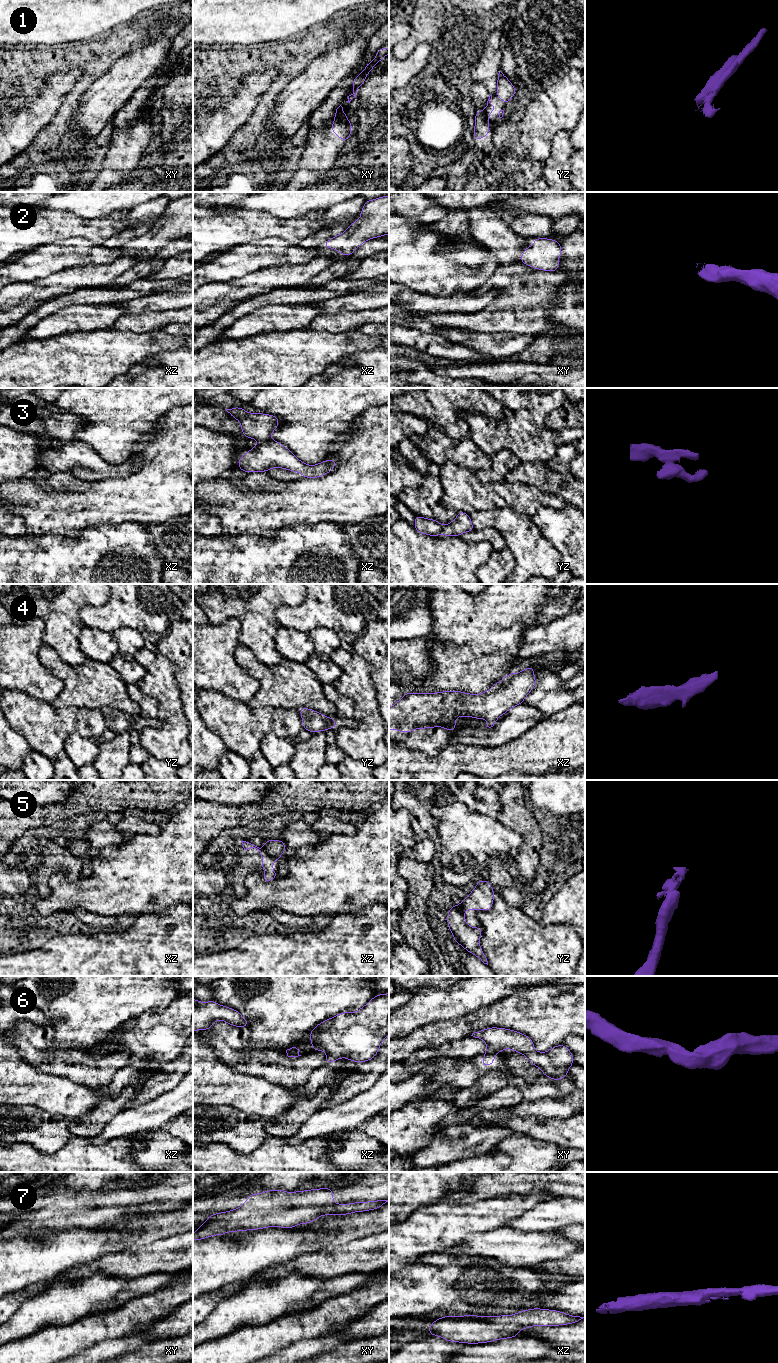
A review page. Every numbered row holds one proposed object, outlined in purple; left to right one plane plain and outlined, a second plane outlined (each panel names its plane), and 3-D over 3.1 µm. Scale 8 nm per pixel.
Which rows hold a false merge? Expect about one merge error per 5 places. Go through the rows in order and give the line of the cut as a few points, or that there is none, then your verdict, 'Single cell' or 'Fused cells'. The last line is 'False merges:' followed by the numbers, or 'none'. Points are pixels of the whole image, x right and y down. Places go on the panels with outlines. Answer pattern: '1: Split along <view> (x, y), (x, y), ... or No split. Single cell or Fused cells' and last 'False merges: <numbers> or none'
1: Split along yz (483, 111), (484, 117), (488, 122). Fused cells
2: No split. Single cell
3: Split along xz (271, 439), (258, 442). Fused cells
4: No split. Single cell
5: Split along xz (263, 847), (277, 860). Fused cells
6: Split along xy (486, 1052), (495, 1053). Fused cells
7: No split. Single cell
False merges: 1, 3, 5, 6

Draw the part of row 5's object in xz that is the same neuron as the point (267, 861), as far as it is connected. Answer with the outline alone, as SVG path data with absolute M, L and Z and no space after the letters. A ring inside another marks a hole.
M241 841L243 844L244 850L255 848L257 849L262 856L262 870L266 872L266 875L261 876L261 880L270 882L277 877L277 871L273 870L273 862L278 861L275 858L271 857L264 848L259 848L249 842Z

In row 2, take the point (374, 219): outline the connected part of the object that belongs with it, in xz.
M389 195L366 200L360 218L340 235L327 240L323 247L337 250L342 256L353 255L364 242L389 234Z

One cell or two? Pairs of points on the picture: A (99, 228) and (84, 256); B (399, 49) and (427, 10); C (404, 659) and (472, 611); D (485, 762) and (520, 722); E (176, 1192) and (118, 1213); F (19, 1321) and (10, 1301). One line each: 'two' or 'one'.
A: two
B: one
C: two
D: two
E: one
F: two

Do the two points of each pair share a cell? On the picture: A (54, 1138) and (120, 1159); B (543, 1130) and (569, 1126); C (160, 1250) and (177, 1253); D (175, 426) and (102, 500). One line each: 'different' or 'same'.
A: different
B: same
C: same
D: same

